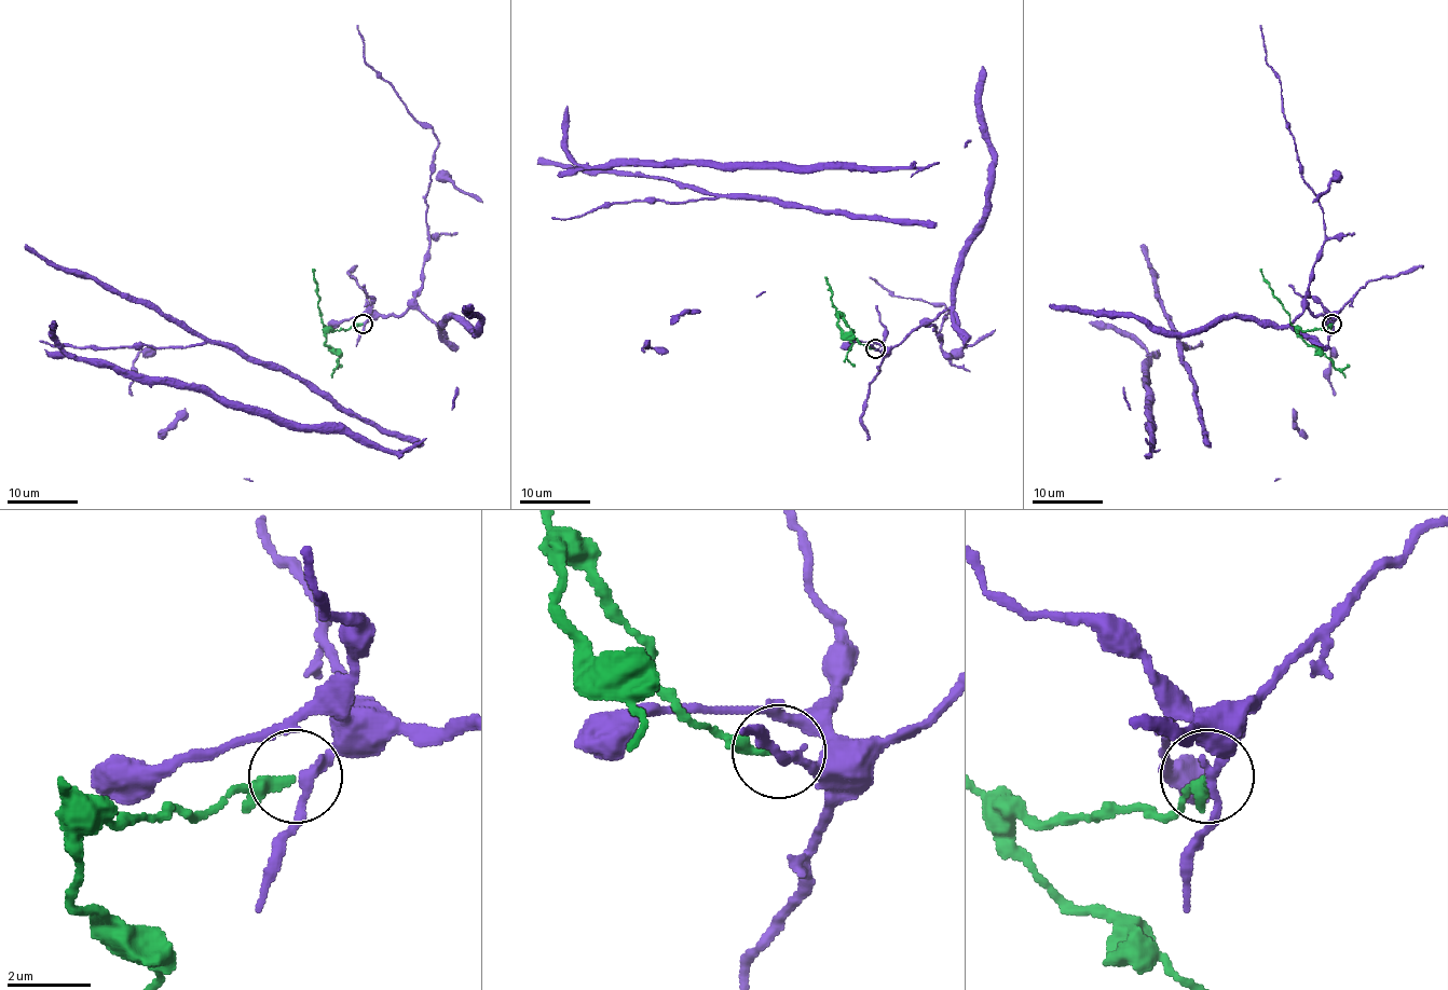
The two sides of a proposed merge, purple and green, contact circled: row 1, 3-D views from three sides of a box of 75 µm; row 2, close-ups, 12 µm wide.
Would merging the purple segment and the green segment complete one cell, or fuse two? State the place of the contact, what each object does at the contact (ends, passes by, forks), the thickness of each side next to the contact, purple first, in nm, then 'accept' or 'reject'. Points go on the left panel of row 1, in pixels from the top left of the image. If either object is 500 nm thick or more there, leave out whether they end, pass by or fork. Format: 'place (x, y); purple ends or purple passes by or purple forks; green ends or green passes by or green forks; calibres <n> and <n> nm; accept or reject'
place (363, 324); purple passes by; green ends; calibres 200 and 240 nm; reject

